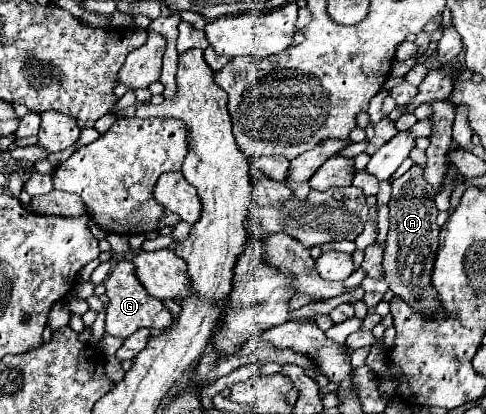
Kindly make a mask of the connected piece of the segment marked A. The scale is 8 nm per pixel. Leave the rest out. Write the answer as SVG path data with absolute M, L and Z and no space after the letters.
M413 164L411 170L407 170L401 178L393 180L391 186L393 186L393 194L391 194L389 209L387 205L381 206L377 217L379 233L376 243L385 241L385 252L383 252L385 282L397 296L401 296L415 310L421 310L423 314L431 316L437 308L441 308L441 304L437 302L437 292L431 286L431 268L433 268L433 258L437 252L437 238L439 238L439 226L435 224L437 208L433 200L437 192L425 180L423 166L419 164Z

